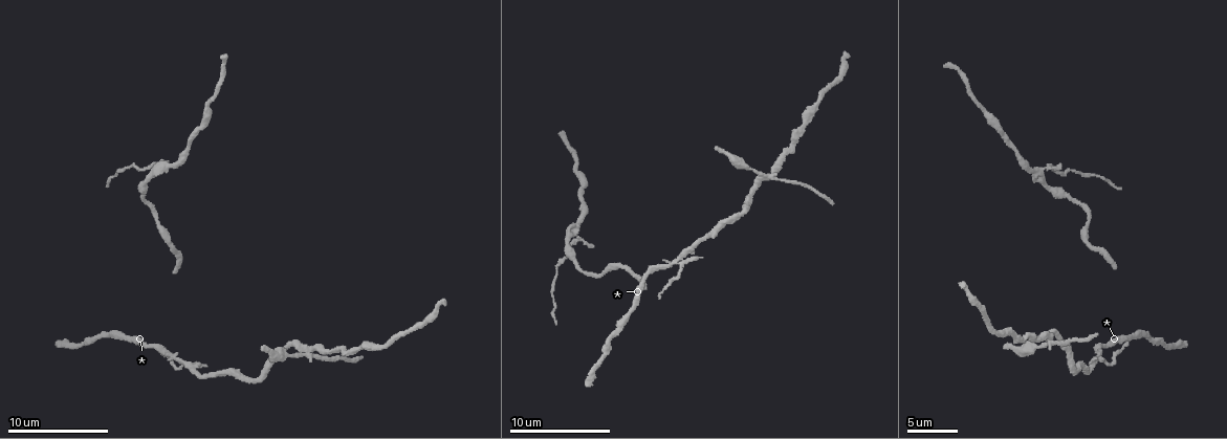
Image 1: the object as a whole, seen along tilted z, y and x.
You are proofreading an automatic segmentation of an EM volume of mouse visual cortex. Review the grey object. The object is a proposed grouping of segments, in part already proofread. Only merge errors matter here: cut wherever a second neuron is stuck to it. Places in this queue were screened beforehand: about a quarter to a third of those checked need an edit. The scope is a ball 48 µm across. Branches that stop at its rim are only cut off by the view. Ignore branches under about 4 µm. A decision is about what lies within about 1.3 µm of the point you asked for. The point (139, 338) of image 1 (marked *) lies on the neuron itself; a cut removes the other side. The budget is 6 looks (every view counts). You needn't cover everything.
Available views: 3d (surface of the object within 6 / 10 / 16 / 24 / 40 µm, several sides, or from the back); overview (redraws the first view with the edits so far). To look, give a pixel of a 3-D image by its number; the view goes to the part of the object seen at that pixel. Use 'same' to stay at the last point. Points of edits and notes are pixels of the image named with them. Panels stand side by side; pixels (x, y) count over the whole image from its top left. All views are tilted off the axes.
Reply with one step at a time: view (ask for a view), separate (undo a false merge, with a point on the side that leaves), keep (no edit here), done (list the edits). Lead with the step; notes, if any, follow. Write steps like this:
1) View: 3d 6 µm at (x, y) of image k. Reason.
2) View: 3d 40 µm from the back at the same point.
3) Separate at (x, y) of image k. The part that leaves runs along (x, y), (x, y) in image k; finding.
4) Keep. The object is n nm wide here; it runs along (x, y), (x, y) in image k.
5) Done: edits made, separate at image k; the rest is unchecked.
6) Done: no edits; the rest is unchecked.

View: 3d 10 µm at (678, 260) of image 1.

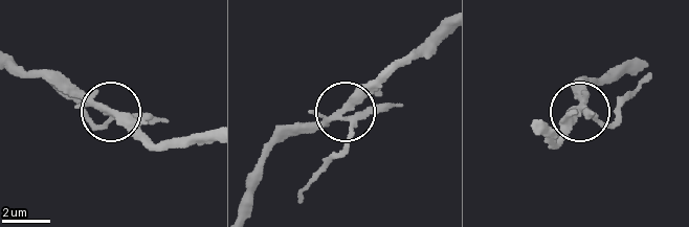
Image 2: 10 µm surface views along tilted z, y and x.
Separate at (88, 118) of image 2. The side arm is 5 µm long; 4 arms meet here; a second neuron is stuck on.

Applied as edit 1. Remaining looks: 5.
View: overview.

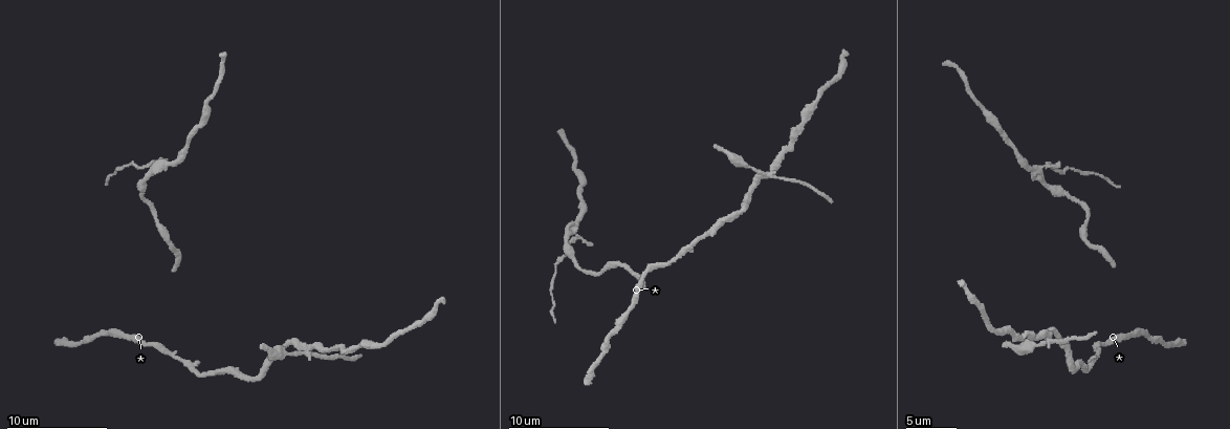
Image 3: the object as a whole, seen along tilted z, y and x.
View: 3d 16 µm at (767, 176) of image 3. Four arms meet.

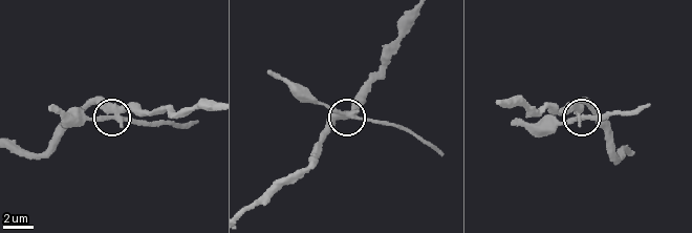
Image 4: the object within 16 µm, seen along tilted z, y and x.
Separate at (95, 119) of image 4. 4 arms meet here; two neurons meet here.

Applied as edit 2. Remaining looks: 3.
View: overview. Redraw.

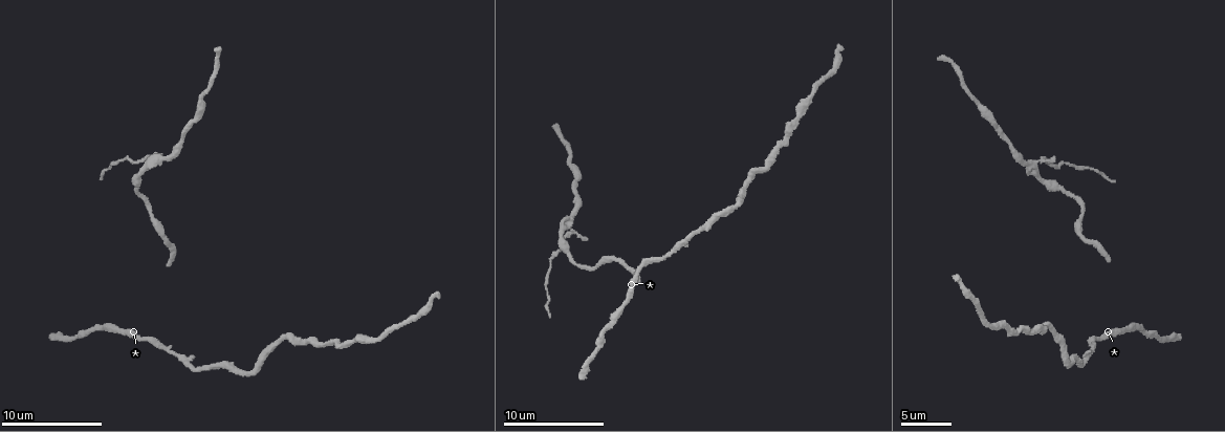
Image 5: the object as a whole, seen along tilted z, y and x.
View: 3d 16 µm at (1033, 160) of image 5. Thin arm on a thick one.

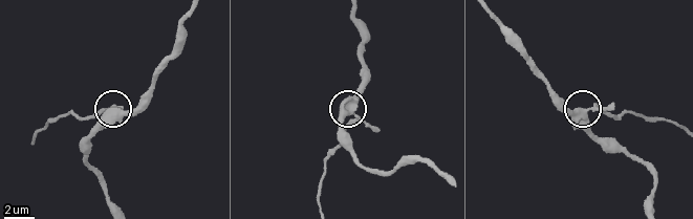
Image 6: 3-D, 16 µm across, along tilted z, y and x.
View: 3d 6 µm at (581, 111) of image 6.

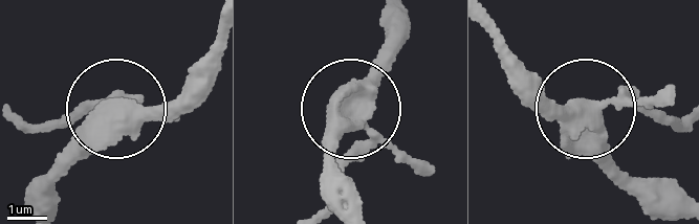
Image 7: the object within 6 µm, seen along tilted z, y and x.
Separate at (78, 109) of image 7. 4 arms meet here; two neurons meet here.

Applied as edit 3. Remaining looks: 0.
Done: edits made, separate at image 2, separate at image 4, separate at image 7; the rest is unchecked.

